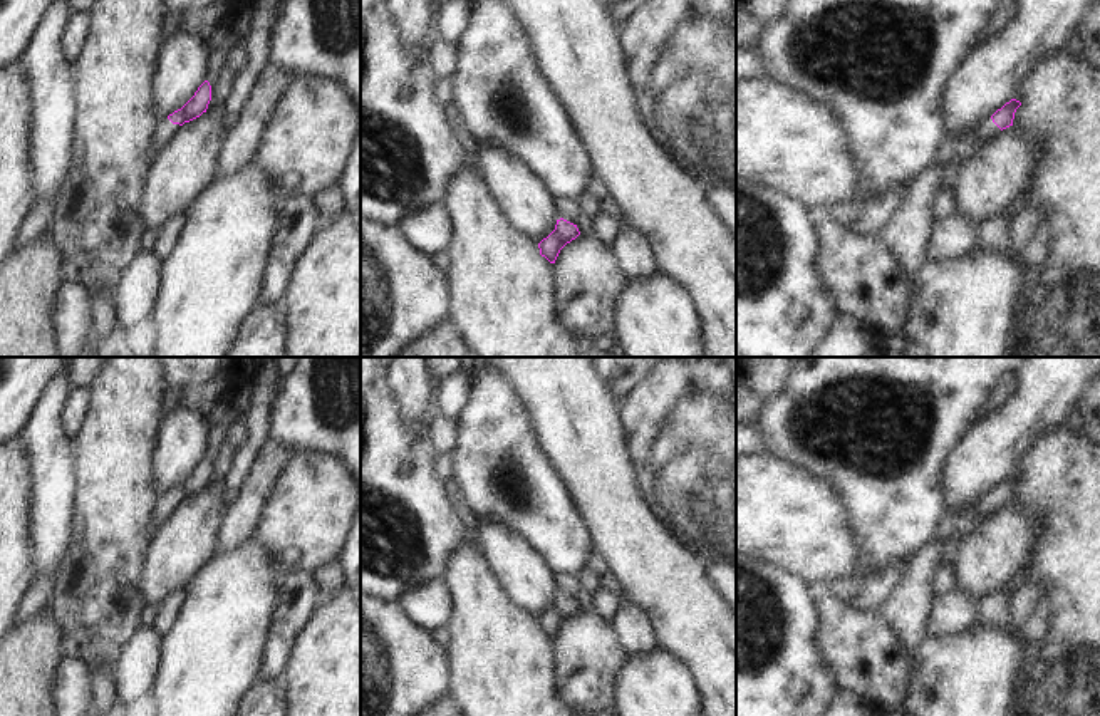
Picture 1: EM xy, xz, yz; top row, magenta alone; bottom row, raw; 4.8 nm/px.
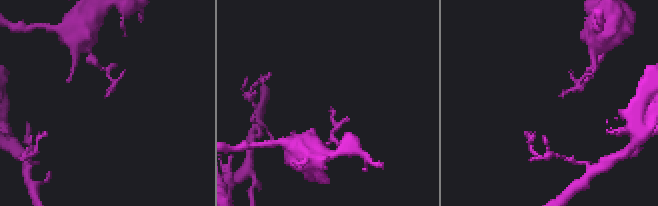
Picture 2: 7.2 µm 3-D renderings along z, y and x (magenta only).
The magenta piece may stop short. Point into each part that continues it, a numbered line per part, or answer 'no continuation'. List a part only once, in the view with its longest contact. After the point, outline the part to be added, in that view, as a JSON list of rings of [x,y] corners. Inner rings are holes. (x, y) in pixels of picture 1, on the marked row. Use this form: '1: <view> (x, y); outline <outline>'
1: yz (988, 129); outline [[[991,116],[983,122],[978,148],[994,137],[1001,129],[993,122]]]

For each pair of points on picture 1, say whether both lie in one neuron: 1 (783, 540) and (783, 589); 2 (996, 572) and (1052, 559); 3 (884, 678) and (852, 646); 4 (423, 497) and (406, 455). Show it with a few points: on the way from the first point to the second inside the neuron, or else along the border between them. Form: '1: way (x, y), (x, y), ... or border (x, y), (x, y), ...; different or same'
1: border (753, 555), (780, 565), (809, 586); different
2: border (1048, 529), (1040, 547), (1025, 564); different
3: way (877, 669), (861, 651); same
4: way (413, 487), (406, 480), (406, 465); same

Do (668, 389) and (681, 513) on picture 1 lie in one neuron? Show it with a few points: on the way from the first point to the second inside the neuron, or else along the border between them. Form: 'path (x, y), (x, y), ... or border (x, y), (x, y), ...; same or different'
path (681, 420), (681, 483); same

